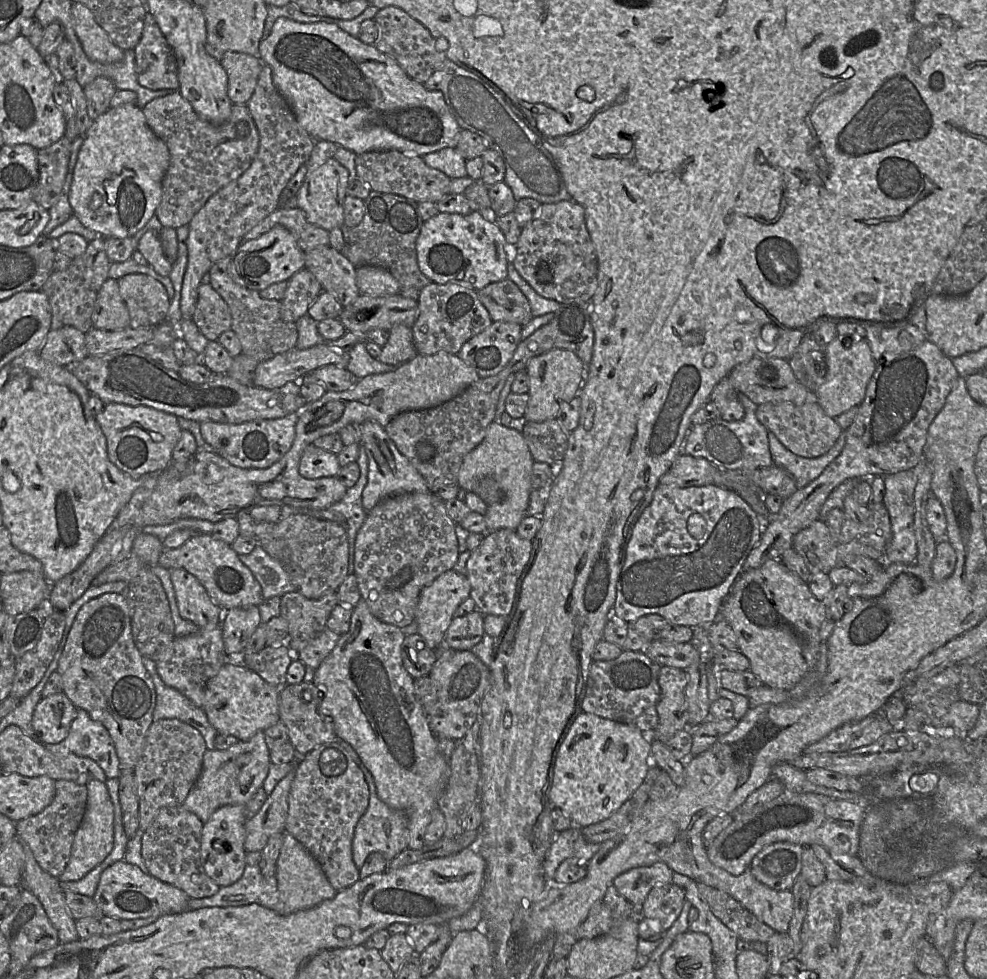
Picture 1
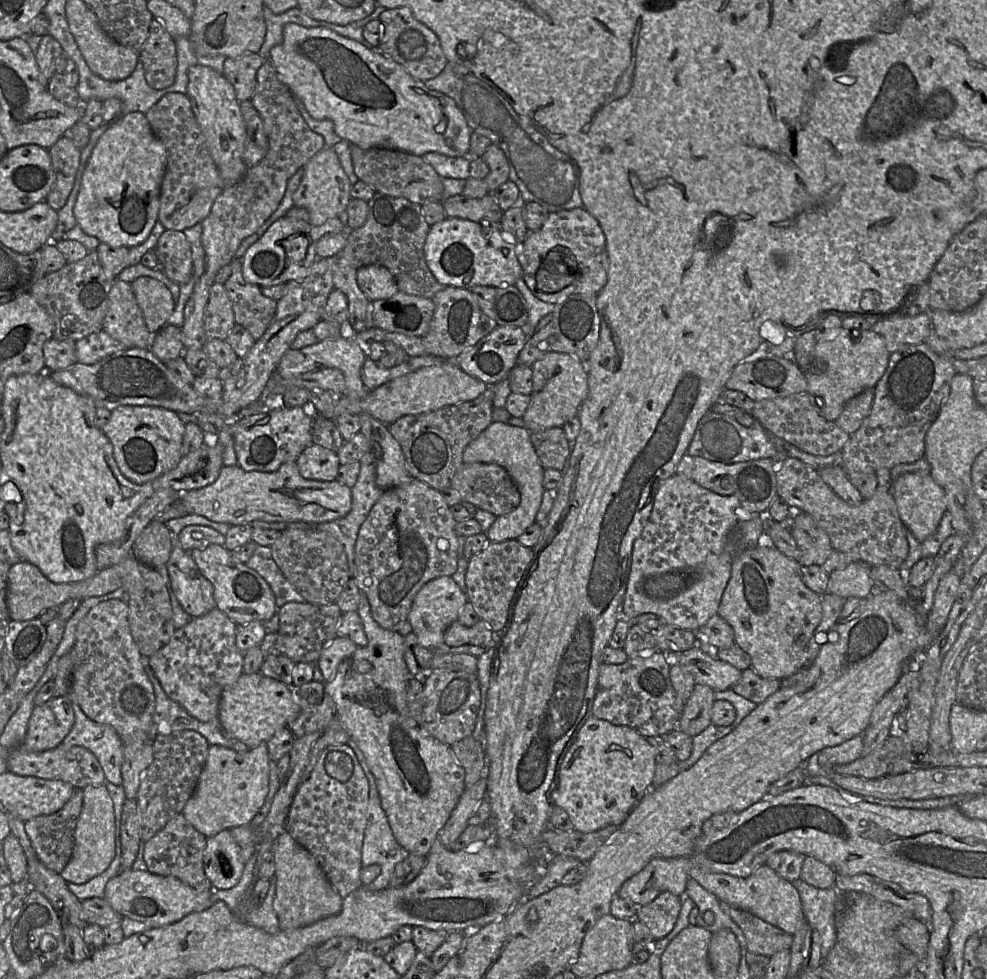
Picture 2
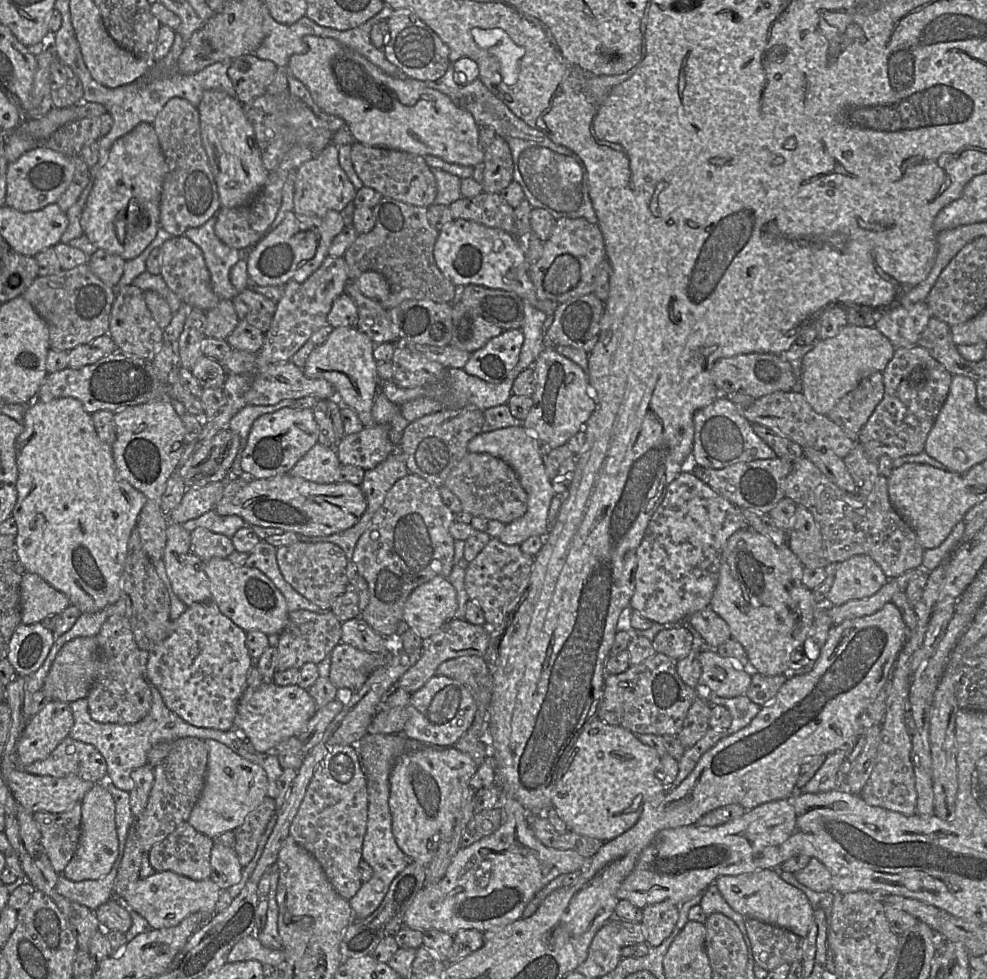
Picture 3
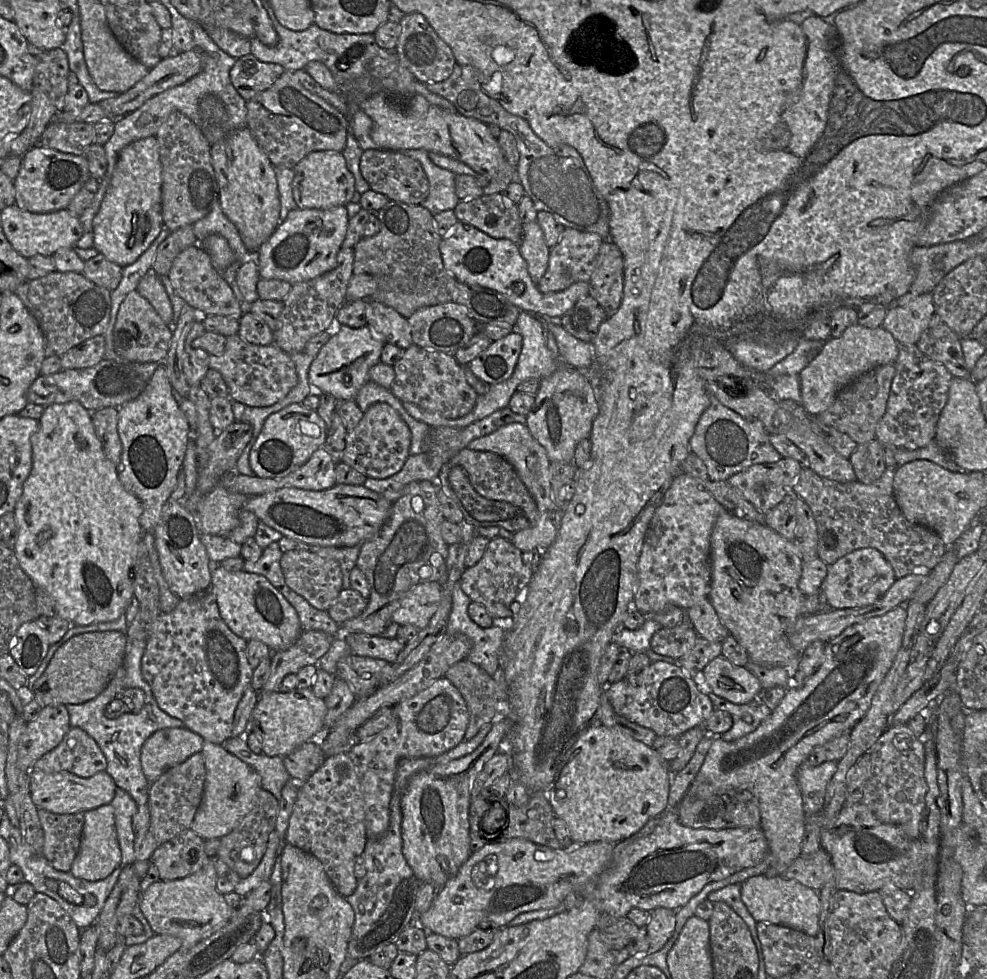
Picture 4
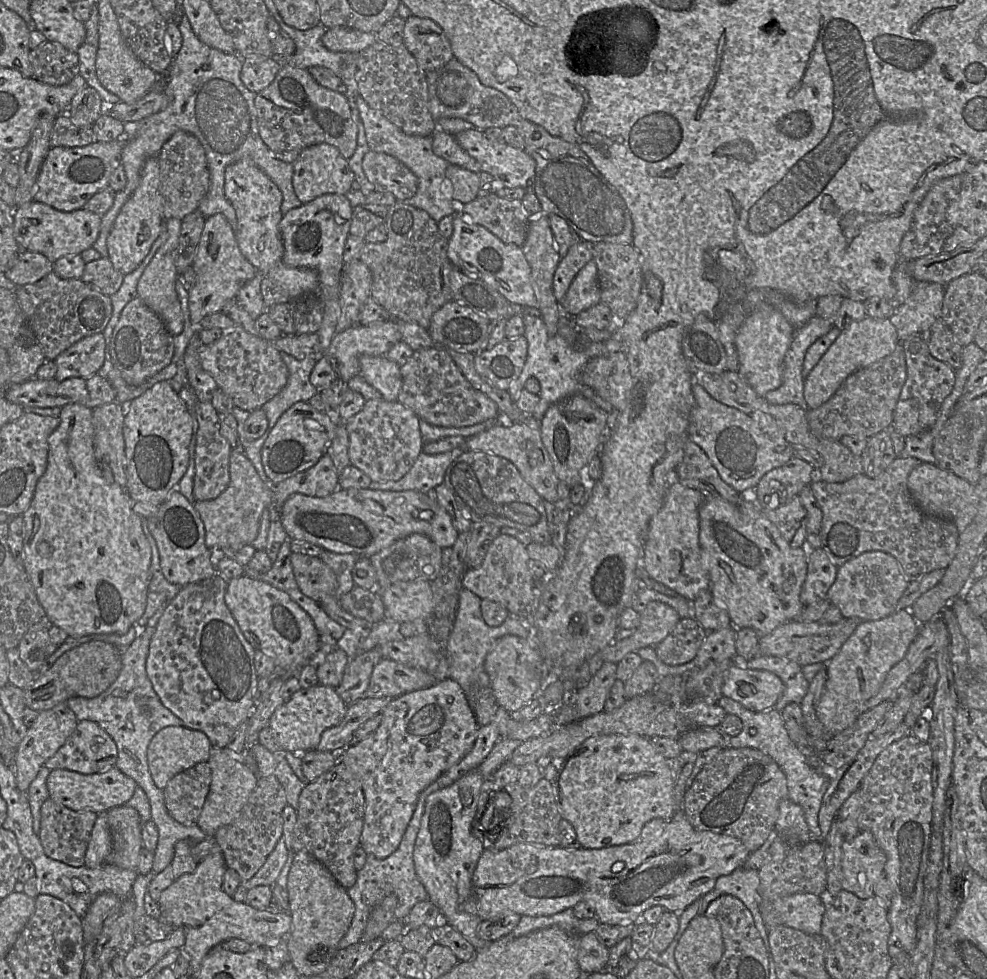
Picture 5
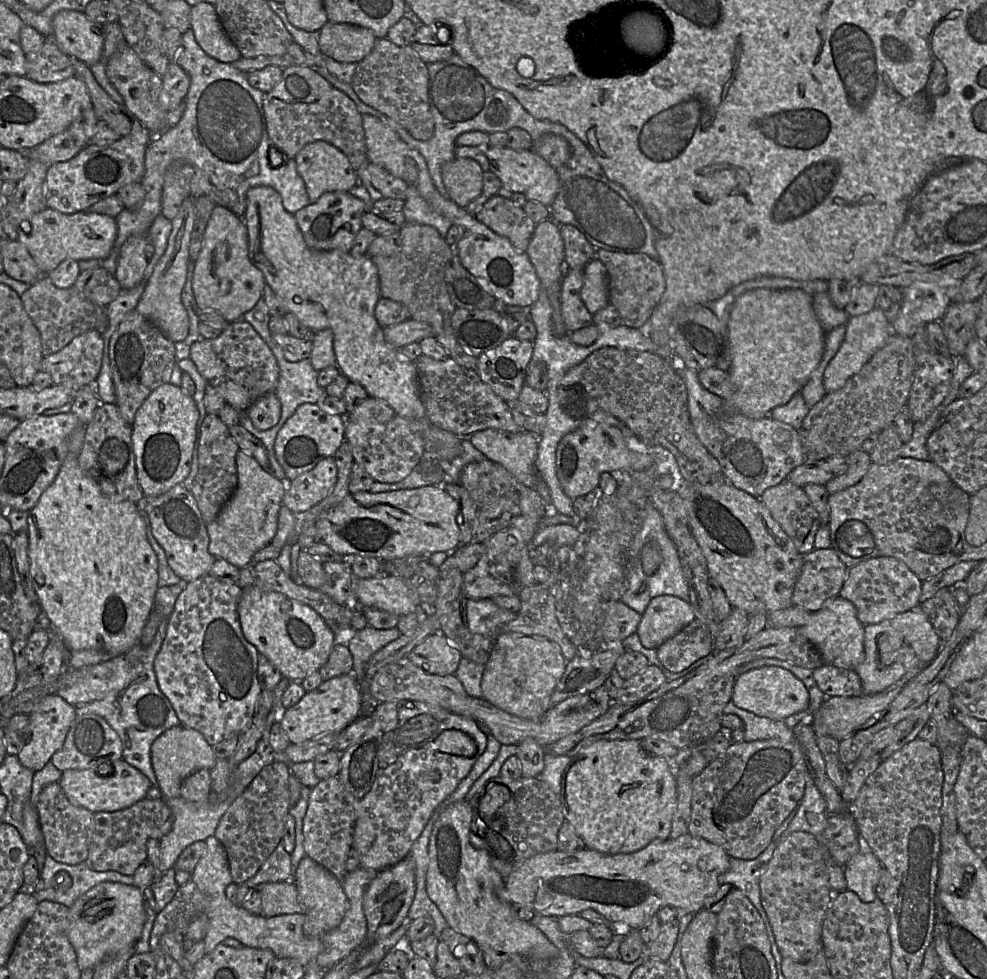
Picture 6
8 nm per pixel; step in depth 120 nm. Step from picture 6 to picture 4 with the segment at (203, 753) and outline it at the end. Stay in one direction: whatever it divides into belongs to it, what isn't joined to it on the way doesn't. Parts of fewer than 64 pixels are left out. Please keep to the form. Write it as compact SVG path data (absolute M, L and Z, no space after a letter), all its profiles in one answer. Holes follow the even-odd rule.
M167 728L153 733L141 749L142 771L149 781L155 782L166 770L201 752L203 738L183 728Z

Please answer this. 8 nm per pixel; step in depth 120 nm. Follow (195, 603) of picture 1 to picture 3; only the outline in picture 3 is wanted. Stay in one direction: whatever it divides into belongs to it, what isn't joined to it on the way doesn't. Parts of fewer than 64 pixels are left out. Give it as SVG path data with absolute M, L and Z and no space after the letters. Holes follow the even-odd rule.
M168 521L162 561L174 594L186 606L211 600L204 562L191 551L190 532Z

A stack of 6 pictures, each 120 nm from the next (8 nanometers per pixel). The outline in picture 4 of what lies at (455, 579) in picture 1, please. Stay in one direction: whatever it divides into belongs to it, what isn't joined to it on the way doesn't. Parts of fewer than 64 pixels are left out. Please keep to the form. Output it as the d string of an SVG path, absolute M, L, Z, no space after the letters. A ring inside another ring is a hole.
M428 582L413 586L401 598L392 614L392 622L425 628L436 612L442 597L442 585Z

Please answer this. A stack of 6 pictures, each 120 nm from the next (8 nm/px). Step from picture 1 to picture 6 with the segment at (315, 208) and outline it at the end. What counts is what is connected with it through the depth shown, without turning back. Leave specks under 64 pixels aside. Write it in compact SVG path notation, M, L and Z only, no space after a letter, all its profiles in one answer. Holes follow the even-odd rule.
M325 141L304 146L297 153L295 162L311 204L324 193L348 192L357 183L356 171L347 156Z

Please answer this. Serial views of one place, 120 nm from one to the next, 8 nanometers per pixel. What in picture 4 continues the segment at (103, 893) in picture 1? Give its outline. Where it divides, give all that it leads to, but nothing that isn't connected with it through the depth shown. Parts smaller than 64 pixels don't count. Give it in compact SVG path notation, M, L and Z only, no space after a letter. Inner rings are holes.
M209 858L202 869L192 875L175 880L159 880L151 884L141 891L138 906L155 934L168 934L178 937L182 942L181 947L189 949L222 928L234 912L234 908L225 901L224 895L218 892L216 880L217 873L214 858Z

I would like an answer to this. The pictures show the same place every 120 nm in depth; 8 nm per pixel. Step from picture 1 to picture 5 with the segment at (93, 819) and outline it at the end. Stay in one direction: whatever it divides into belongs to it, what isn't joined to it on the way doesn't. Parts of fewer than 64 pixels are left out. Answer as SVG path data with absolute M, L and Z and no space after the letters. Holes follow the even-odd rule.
M98 814L88 842L84 866L95 869L105 863L112 849L112 836L106 814Z

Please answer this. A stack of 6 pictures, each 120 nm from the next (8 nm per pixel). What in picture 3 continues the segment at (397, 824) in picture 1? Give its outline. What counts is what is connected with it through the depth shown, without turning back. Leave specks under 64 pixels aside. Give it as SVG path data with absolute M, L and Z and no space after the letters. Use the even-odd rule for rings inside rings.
M366 733L358 742L353 743L351 746L359 754L360 764L367 779L368 816L362 845L362 860L373 870L371 879L367 882L362 882L356 895L348 901L352 909L353 919L362 920L378 909L394 878L412 861L399 849L392 833L392 817L389 809L390 772L396 760L407 752L418 751L427 747L443 750L446 747L412 740L404 736L403 733L390 735Z

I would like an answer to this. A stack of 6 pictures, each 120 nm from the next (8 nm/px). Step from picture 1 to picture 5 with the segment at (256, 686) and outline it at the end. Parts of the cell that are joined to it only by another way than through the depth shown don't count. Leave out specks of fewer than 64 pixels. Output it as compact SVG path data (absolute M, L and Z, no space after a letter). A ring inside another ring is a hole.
M317 684L308 689L300 689L289 701L279 706L270 717L268 727L282 751L302 753L316 749L322 733L338 725L347 709L335 688Z

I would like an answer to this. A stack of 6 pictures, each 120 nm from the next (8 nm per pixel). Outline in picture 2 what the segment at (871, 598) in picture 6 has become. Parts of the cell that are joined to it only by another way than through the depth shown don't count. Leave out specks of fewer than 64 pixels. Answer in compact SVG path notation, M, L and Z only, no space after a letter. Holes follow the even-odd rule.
M852 562L829 576L827 593L843 599L850 597L866 598L874 590L874 582L869 575L869 566Z

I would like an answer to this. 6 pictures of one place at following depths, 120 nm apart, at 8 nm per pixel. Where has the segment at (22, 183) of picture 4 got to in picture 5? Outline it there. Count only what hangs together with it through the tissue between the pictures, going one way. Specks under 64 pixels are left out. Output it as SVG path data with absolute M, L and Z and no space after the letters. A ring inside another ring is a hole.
M120 135L111 142L92 142L74 148L50 148L37 176L33 201L61 212L82 209L95 193L107 186L112 171L120 165L125 143Z

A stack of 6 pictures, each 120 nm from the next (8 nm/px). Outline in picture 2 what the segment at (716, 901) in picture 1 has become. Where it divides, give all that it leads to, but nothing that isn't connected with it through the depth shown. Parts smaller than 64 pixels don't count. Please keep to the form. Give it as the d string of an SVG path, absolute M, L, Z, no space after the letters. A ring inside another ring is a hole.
M721 902L721 908L742 930L748 951L769 958L779 951L790 950L793 934L726 903Z

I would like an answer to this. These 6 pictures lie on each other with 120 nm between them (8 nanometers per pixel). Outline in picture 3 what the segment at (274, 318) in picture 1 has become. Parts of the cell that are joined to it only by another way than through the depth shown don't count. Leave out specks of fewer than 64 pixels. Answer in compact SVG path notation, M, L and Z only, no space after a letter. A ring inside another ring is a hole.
M250 286L240 291L233 299L239 321L245 321L266 333L277 309L277 303L255 292Z

